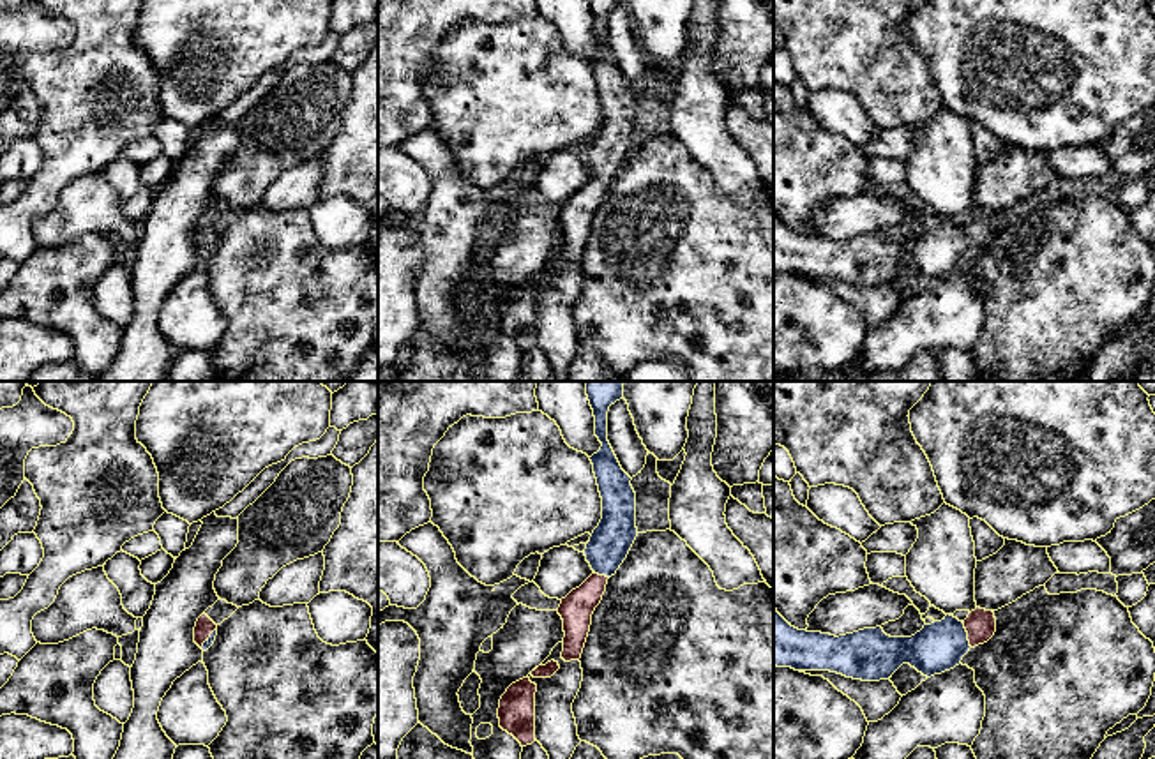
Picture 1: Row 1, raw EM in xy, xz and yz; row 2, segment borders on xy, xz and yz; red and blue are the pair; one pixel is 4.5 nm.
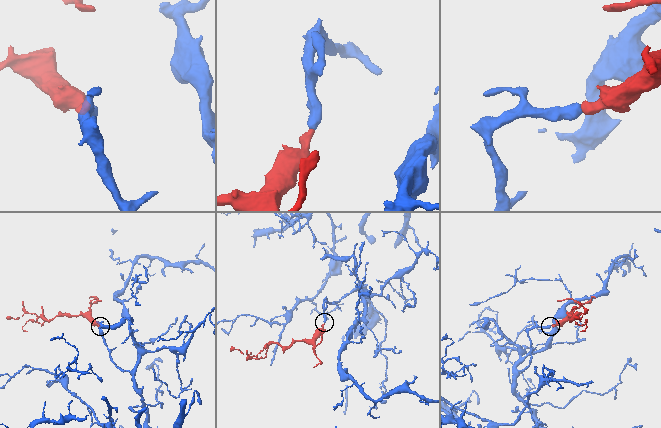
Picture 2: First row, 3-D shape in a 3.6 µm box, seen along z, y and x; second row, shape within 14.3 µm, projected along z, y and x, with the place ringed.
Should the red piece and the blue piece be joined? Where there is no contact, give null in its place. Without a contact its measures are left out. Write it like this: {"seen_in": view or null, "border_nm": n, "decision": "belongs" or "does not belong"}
{"seen_in": "yz", "border_nm": 130, "decision": "belongs"}

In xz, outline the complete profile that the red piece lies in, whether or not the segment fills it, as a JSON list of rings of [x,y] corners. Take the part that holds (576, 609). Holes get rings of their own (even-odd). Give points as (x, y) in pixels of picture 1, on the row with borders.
[[[586,381],[586,395],[595,417],[595,436],[602,443],[590,457],[602,498],[602,519],[585,549],[593,574],[562,598],[558,607],[565,632],[565,662],[581,658],[592,614],[602,600],[608,579],[616,574],[638,537],[632,478],[622,470],[608,441],[608,411],[623,399],[623,381]]]

